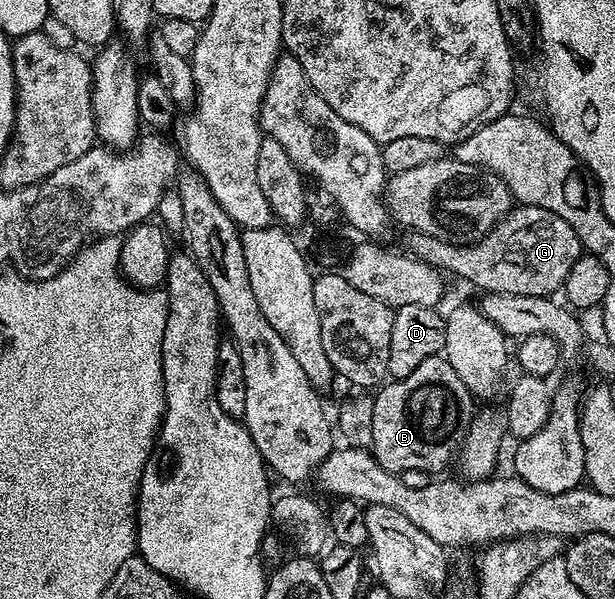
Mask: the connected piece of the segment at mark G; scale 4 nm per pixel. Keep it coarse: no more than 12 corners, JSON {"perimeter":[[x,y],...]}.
{"perimeter":[[513,205],[485,238],[413,233],[411,257],[484,294],[555,295],[582,256],[574,228]]}

